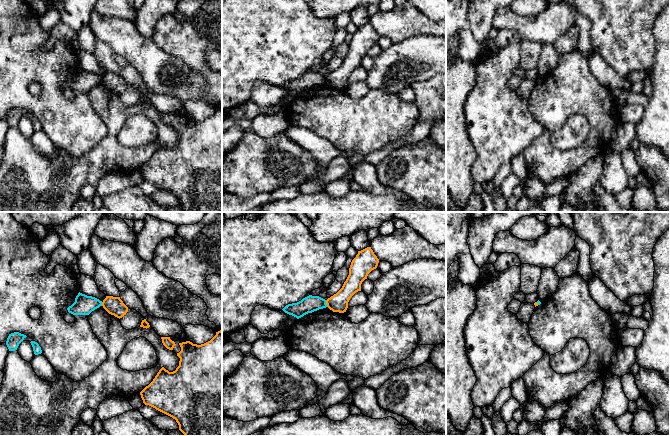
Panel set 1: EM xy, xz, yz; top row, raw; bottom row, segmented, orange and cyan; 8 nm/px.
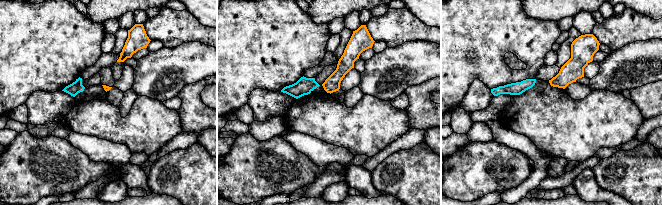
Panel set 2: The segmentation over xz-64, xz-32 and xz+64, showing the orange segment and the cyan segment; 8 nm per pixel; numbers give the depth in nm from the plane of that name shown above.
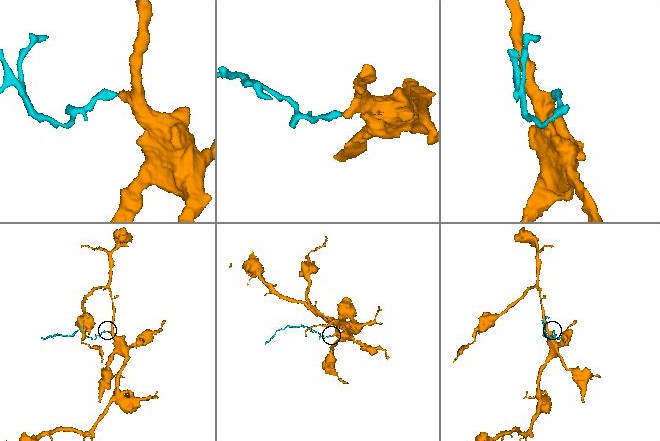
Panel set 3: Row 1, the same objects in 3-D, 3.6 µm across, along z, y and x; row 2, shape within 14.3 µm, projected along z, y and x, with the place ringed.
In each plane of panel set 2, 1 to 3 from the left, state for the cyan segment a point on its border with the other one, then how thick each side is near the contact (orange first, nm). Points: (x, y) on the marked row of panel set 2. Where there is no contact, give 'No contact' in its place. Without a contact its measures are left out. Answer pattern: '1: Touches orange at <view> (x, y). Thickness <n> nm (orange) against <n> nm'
1: No contact
2: No contact
3: No contact

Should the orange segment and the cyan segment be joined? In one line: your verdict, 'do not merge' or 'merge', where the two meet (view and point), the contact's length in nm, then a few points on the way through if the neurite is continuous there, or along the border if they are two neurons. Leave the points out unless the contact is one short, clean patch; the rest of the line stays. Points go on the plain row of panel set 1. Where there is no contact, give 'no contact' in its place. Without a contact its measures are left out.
do not merge; contact xz (326, 79); length 60 nm; border xz (325, 76), (327, 82)

